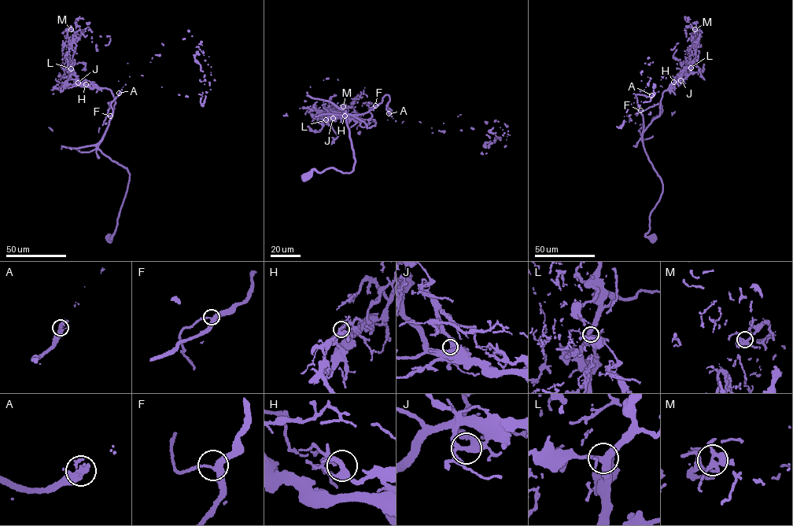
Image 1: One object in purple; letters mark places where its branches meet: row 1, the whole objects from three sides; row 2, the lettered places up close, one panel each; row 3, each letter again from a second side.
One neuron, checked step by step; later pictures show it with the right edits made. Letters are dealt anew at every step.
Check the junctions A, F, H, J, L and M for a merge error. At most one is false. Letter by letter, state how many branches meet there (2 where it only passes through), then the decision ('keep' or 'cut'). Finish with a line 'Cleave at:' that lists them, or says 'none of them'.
A: 4 branches meet; cut
F: 3 branches meet; keep
H: 4 branches meet; keep
J: 4 branches meet; keep
L: 4 branches meet; keep
M: 4 branches meet; keep
Cleave at: A

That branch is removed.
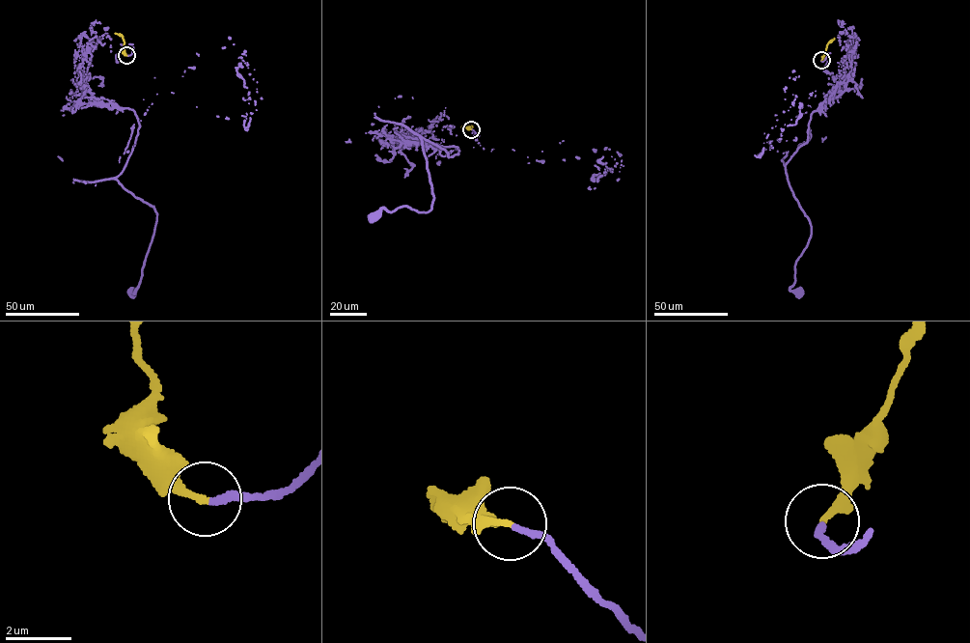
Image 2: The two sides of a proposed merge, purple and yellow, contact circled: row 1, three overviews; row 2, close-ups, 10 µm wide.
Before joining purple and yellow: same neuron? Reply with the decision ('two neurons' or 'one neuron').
one neuron

